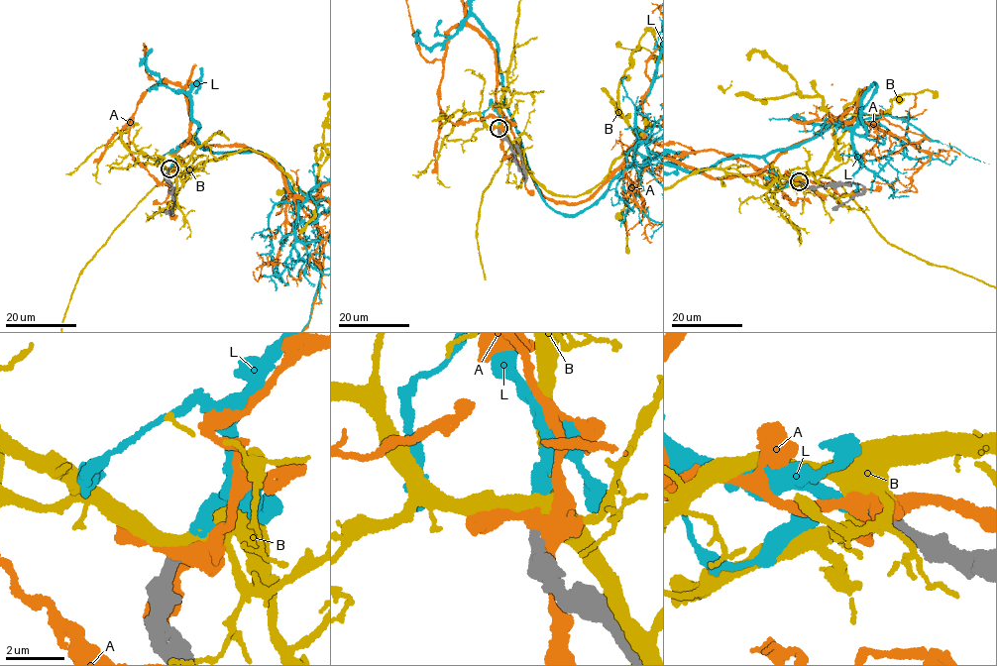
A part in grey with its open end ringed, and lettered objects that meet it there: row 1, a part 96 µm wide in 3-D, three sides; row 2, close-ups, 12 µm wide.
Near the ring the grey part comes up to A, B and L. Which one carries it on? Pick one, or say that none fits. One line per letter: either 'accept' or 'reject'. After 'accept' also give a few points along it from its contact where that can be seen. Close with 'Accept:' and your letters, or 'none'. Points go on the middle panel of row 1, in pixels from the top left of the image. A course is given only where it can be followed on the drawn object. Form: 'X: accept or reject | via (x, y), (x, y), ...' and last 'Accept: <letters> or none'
A: reject
B: reject
L: accept
Accept: L

